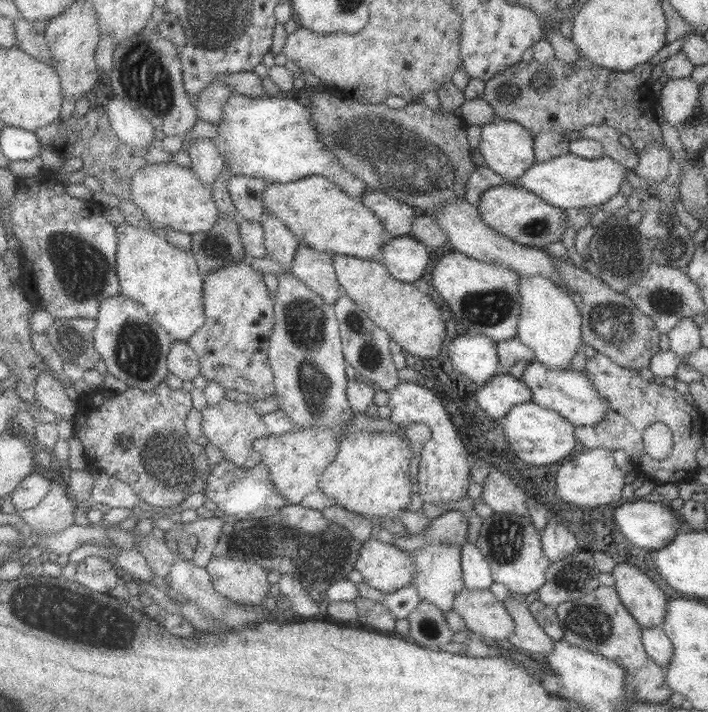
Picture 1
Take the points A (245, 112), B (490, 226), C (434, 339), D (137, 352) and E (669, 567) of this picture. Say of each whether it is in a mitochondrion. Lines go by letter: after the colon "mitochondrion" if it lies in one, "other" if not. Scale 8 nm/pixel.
A: other
B: other
C: other
D: mitochondrion
E: other

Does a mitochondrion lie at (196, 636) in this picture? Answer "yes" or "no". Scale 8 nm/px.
no

